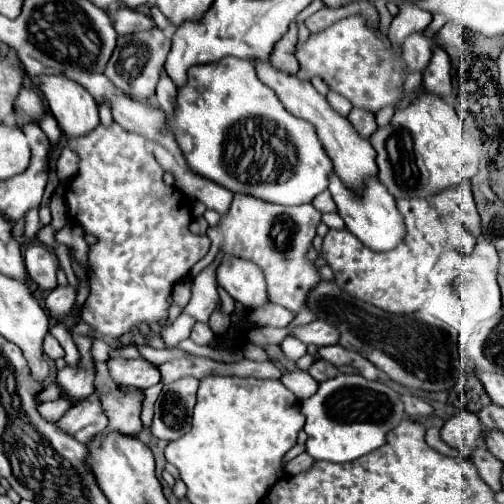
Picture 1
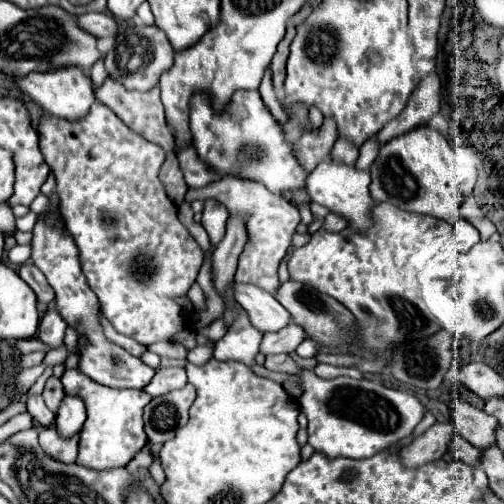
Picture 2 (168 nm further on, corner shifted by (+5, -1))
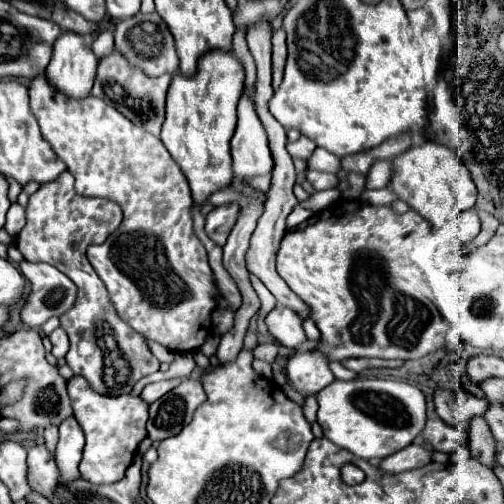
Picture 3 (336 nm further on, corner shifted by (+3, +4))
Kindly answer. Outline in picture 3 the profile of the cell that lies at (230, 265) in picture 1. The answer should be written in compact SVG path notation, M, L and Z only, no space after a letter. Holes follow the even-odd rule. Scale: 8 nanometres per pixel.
M275 307L273 311L267 313L265 317L265 325L269 329L269 333L287 349L295 349L299 343L303 343L305 331L301 327L301 317L289 309L289 307Z

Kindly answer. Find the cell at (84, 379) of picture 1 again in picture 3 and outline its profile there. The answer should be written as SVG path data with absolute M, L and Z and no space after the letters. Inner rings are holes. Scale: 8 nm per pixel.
M71 415L59 425L59 443L55 449L55 459L61 469L59 483L69 483L71 479L79 477L77 465L81 461L83 445L85 445L85 435L77 419Z

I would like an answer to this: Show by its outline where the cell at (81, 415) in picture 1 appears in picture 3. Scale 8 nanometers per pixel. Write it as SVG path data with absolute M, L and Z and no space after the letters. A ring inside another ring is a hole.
M41 443L29 449L29 483L33 491L41 493L43 497L49 497L57 479L59 479L59 467L53 457L53 453Z

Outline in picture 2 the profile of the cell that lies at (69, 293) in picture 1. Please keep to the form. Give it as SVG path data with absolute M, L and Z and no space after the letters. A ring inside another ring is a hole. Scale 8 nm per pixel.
M47 310L41 324L39 324L39 340L45 342L49 348L59 348L63 346L67 324L59 316L57 310Z

